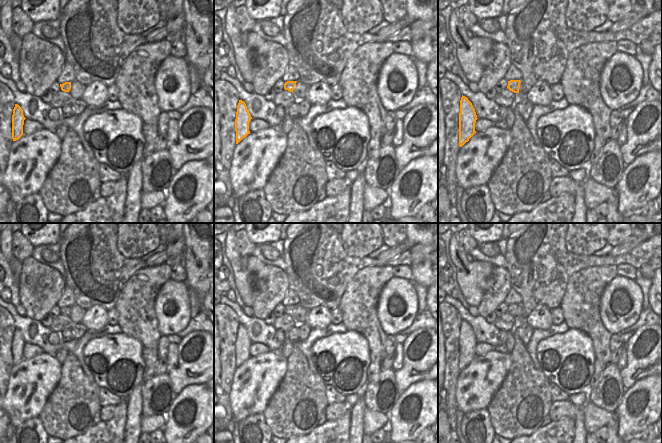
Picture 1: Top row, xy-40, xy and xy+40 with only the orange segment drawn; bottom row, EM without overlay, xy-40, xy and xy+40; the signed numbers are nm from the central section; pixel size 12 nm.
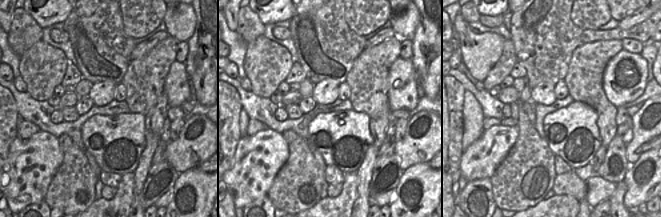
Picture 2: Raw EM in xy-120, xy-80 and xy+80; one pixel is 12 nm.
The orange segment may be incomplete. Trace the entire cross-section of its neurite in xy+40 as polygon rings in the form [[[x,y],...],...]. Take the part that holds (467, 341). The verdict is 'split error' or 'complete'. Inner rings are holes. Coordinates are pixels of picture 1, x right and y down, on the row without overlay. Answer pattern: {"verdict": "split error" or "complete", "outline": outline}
{"verdict": "complete", "outline": [[[463,320],[460,324],[459,337],[459,370],[462,371],[476,357],[475,347],[477,339],[472,327]]]}

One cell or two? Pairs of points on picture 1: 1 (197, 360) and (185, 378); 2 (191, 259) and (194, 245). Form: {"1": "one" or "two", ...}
{"1": "one", "2": "one"}

